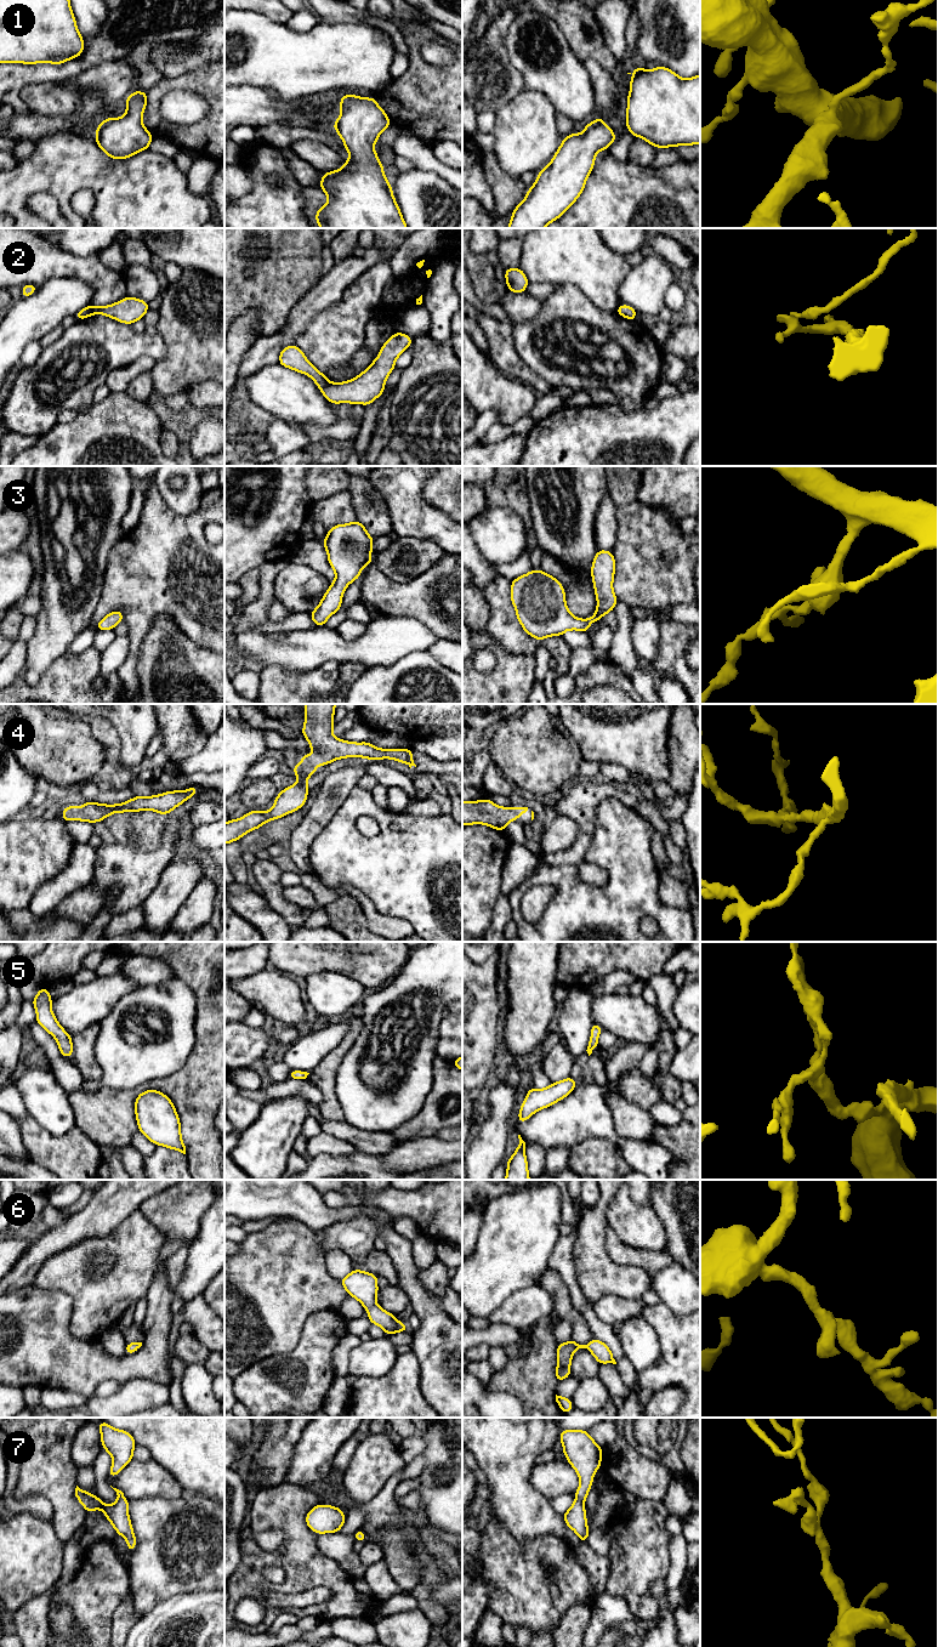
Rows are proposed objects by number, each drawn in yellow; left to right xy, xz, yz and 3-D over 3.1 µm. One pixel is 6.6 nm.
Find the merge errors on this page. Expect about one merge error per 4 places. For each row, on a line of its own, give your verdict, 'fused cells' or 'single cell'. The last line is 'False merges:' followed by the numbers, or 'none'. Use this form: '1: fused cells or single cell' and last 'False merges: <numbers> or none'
1: single cell
2: fused cells
3: single cell
4: single cell
5: single cell
6: single cell
7: single cell
False merges: 2

